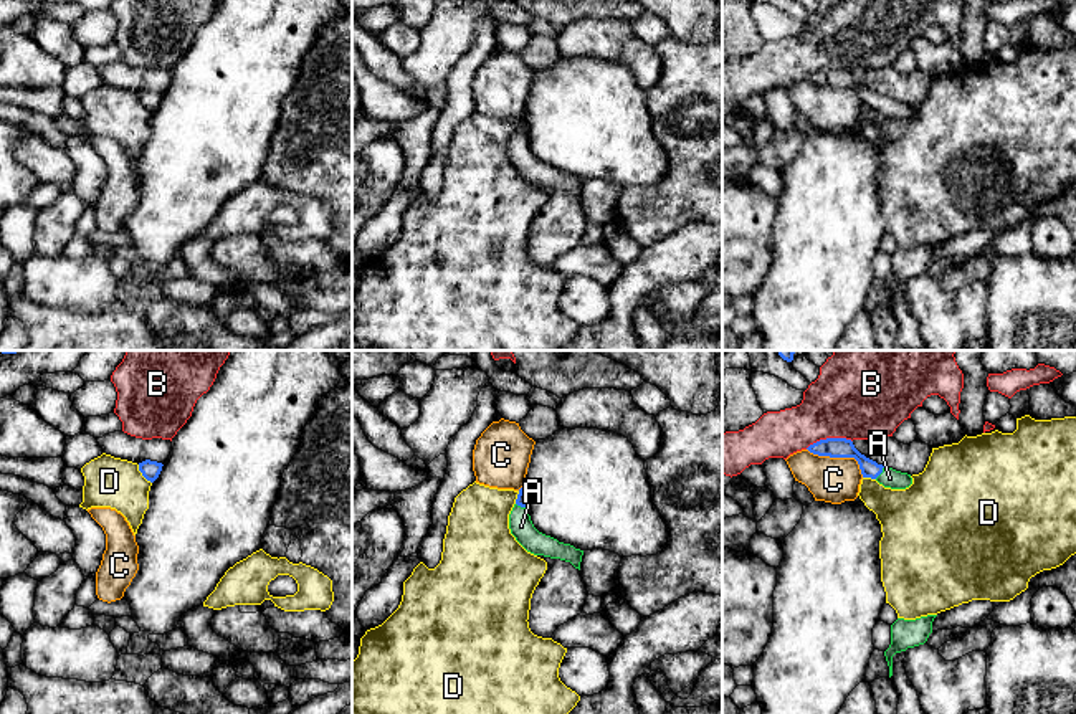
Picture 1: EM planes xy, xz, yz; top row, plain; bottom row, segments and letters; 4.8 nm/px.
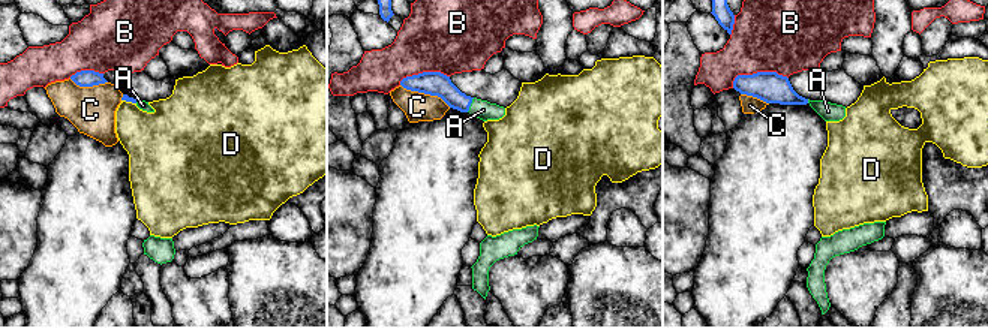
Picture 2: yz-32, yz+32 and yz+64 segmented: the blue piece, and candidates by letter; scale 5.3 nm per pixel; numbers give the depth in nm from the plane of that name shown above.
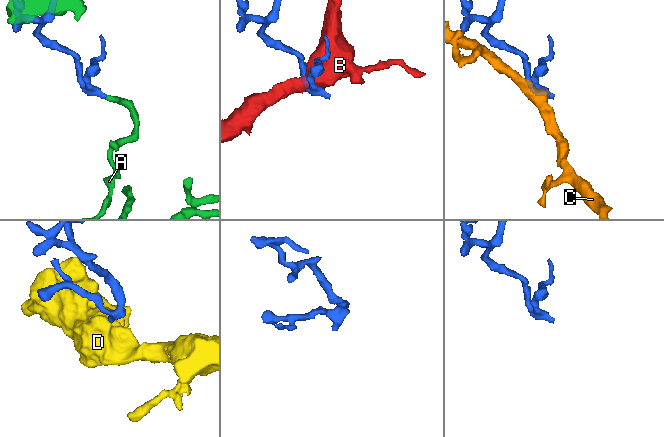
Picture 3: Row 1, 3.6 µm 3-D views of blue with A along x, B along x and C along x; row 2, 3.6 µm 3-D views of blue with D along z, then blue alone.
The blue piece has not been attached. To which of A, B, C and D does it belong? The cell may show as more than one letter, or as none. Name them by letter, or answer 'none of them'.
A

